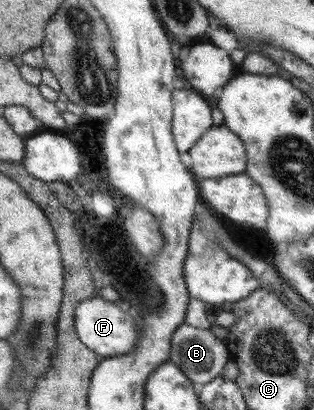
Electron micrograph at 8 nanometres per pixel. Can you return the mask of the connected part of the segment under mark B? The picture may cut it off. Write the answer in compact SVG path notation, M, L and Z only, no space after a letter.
M182 323L177 325L176 329L170 334L168 359L168 361L172 359L172 363L178 365L178 369L182 369L182 374L198 387L208 383L213 377L220 376L225 364L231 359L231 355L226 349L225 342L218 340L209 328L196 328Z

